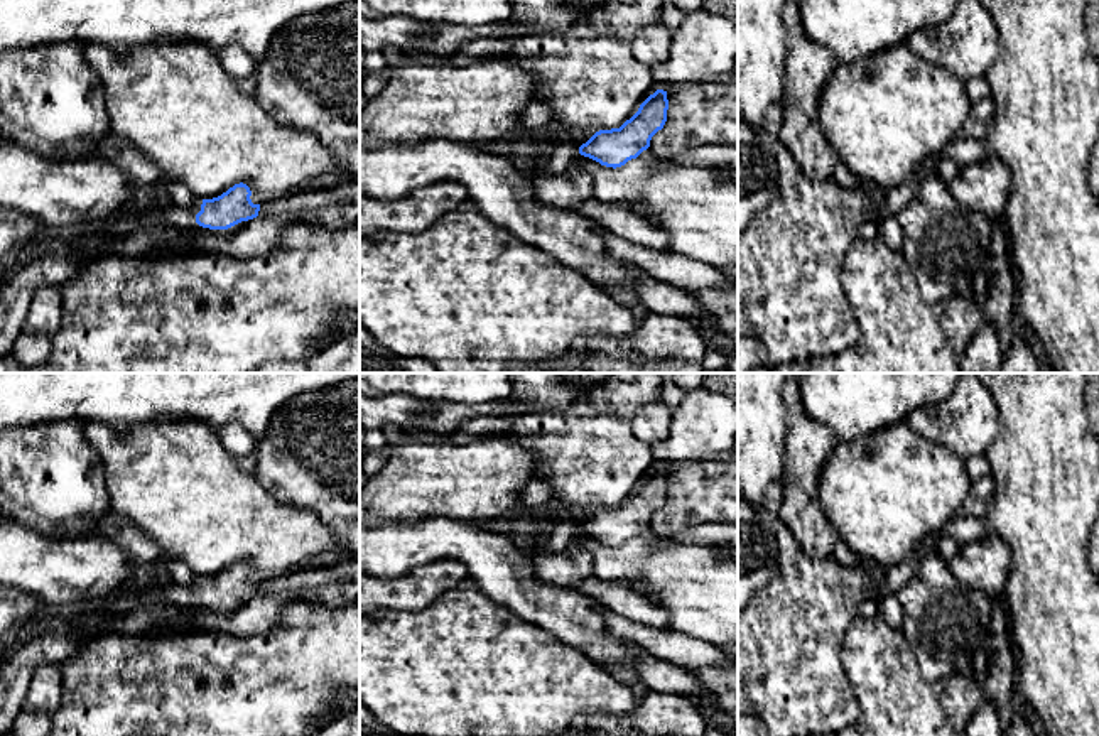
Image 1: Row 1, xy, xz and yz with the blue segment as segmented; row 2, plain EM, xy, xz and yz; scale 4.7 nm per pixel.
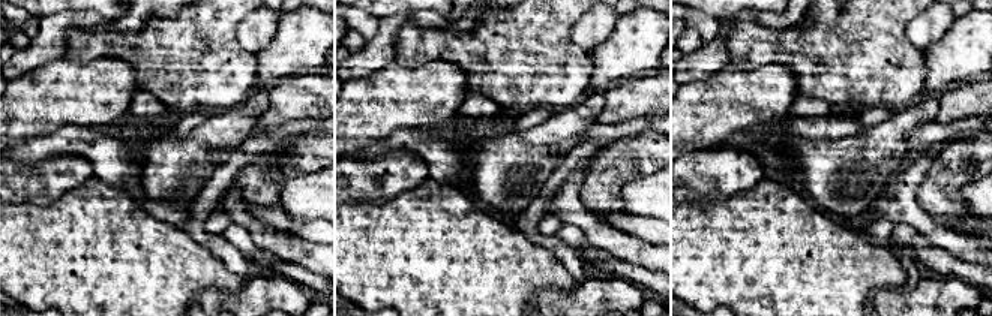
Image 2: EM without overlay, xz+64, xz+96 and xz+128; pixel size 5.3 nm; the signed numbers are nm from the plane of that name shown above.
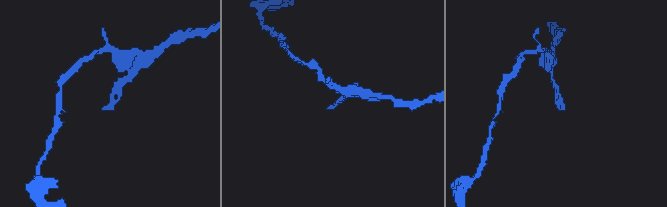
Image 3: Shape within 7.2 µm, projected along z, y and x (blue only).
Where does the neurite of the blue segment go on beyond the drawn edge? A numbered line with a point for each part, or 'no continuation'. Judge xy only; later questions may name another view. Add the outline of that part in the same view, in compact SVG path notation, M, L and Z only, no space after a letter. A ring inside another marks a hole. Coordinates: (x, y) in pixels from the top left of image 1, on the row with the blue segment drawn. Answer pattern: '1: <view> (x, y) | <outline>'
1: xy (169, 215) | M194 198L189 208L179 208L174 203L169 203L152 209L150 213L120 219L108 226L96 228L88 235L83 235L74 243L71 243L71 253L81 258L78 273L84 272L88 263L98 257L98 250L106 248L111 241L132 233L138 225L169 226L176 228L182 235L191 235L194 231L209 231L214 235L231 236L250 221L241 221L228 230L203 228L196 223L196 214L201 211L201 204L203 198Z

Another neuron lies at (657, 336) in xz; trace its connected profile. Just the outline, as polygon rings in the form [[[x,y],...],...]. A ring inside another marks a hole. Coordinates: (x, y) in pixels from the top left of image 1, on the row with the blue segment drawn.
[[[655,312],[638,321],[636,329],[630,334],[589,336],[589,351],[630,363],[701,361],[706,349],[702,327],[696,321]]]

